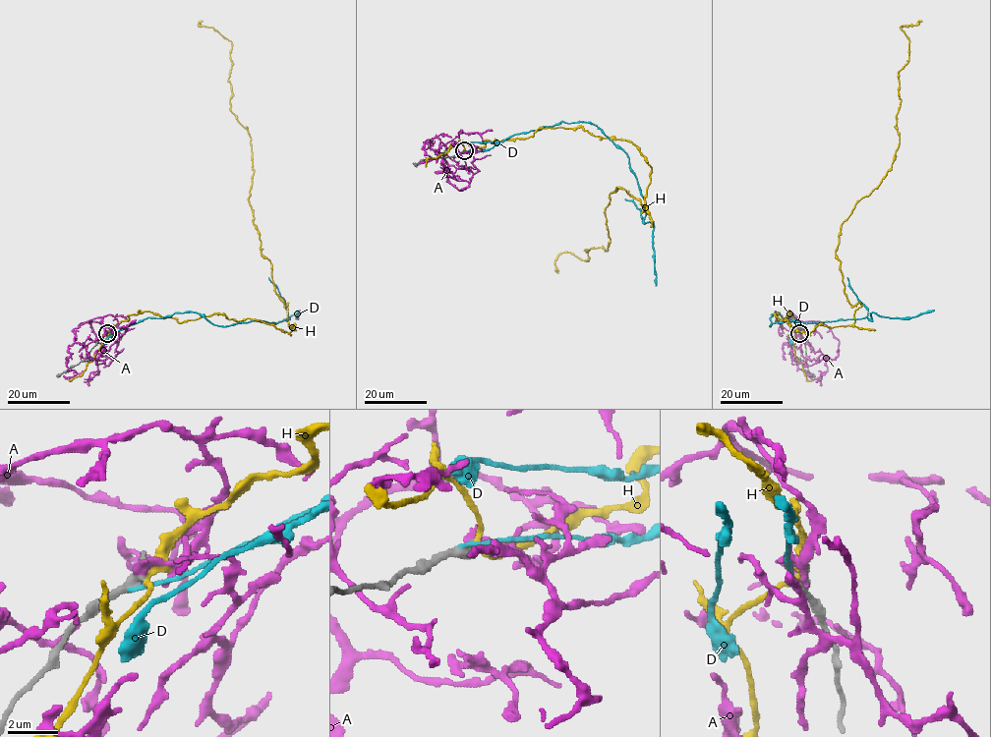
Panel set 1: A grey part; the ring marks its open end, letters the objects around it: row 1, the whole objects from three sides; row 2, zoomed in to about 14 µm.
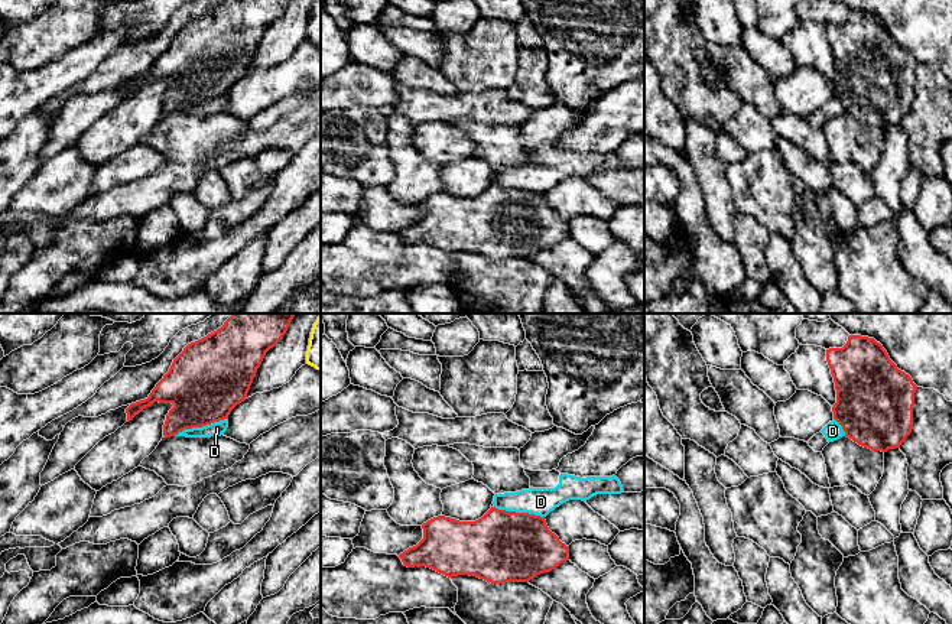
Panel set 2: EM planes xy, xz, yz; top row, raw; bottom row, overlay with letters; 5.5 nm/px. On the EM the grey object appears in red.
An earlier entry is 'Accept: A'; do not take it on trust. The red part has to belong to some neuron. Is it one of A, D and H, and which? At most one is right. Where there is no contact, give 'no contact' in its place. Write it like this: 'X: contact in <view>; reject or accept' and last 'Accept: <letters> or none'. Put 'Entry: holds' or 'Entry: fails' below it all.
A: no contact; reject
D: contact in xy; reject
H: no contact; reject
Accept: none
Entry: fails

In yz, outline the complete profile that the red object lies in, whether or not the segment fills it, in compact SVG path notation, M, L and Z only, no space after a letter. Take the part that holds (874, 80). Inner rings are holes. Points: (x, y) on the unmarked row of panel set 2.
M849 12L842 25L826 26L826 38L836 66L834 95L845 113L871 127L900 124L913 105L917 62L912 53L897 45L880 19L861 12Z

